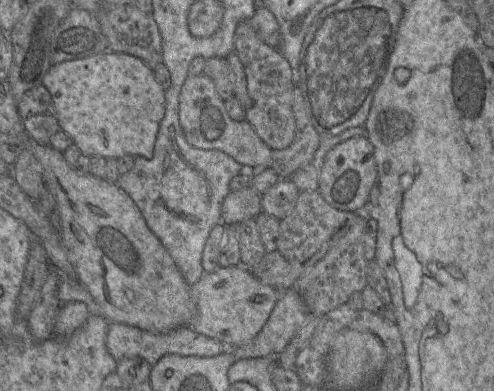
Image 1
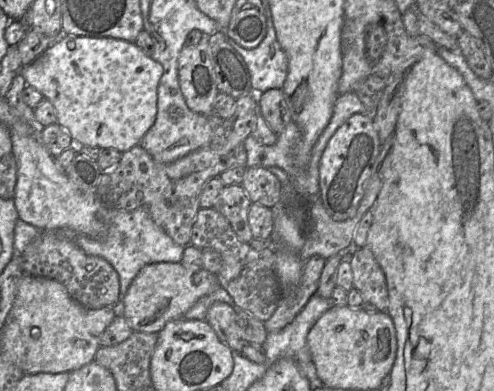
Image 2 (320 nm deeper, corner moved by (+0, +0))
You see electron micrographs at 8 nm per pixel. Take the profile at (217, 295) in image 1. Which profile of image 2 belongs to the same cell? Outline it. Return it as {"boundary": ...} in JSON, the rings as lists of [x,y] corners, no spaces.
{"boundary":[[[180,262],[148,264],[133,279],[123,298],[123,317],[133,332],[159,333],[166,323],[183,318],[201,297],[220,287],[216,274],[202,267],[186,267]]]}

